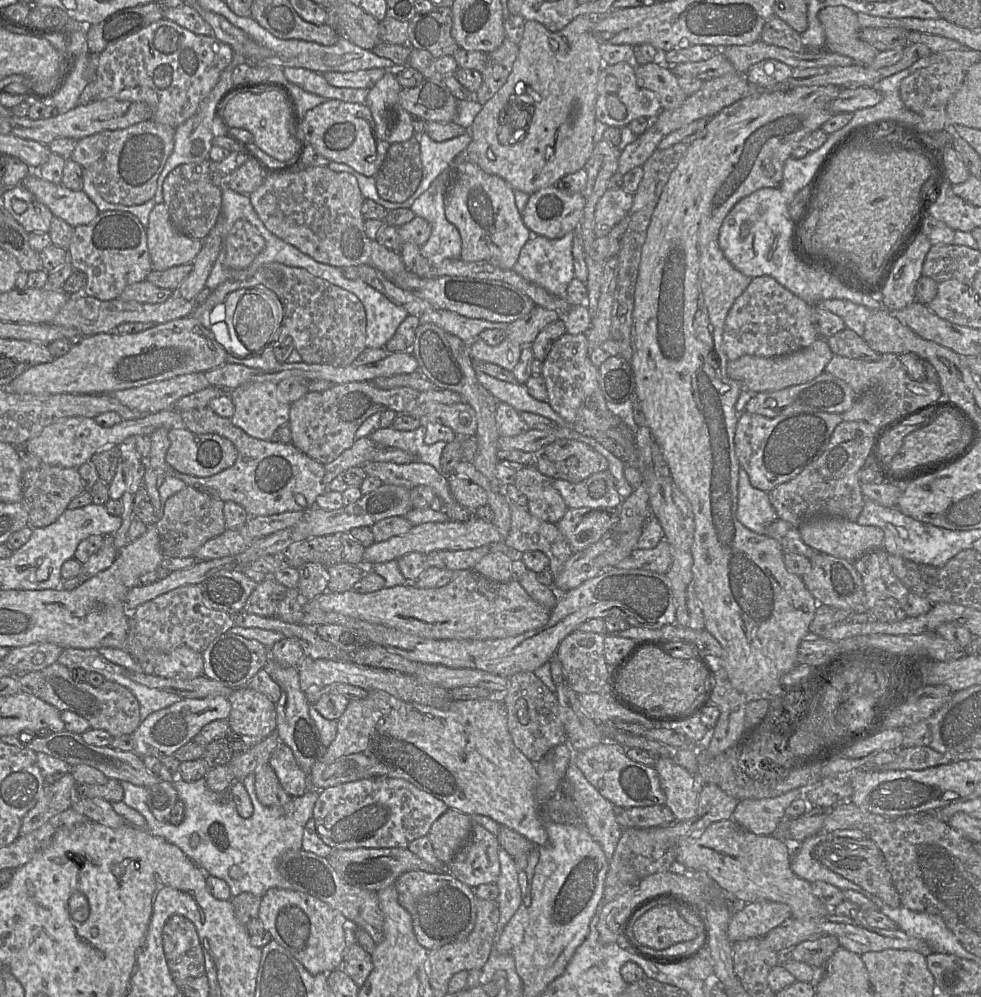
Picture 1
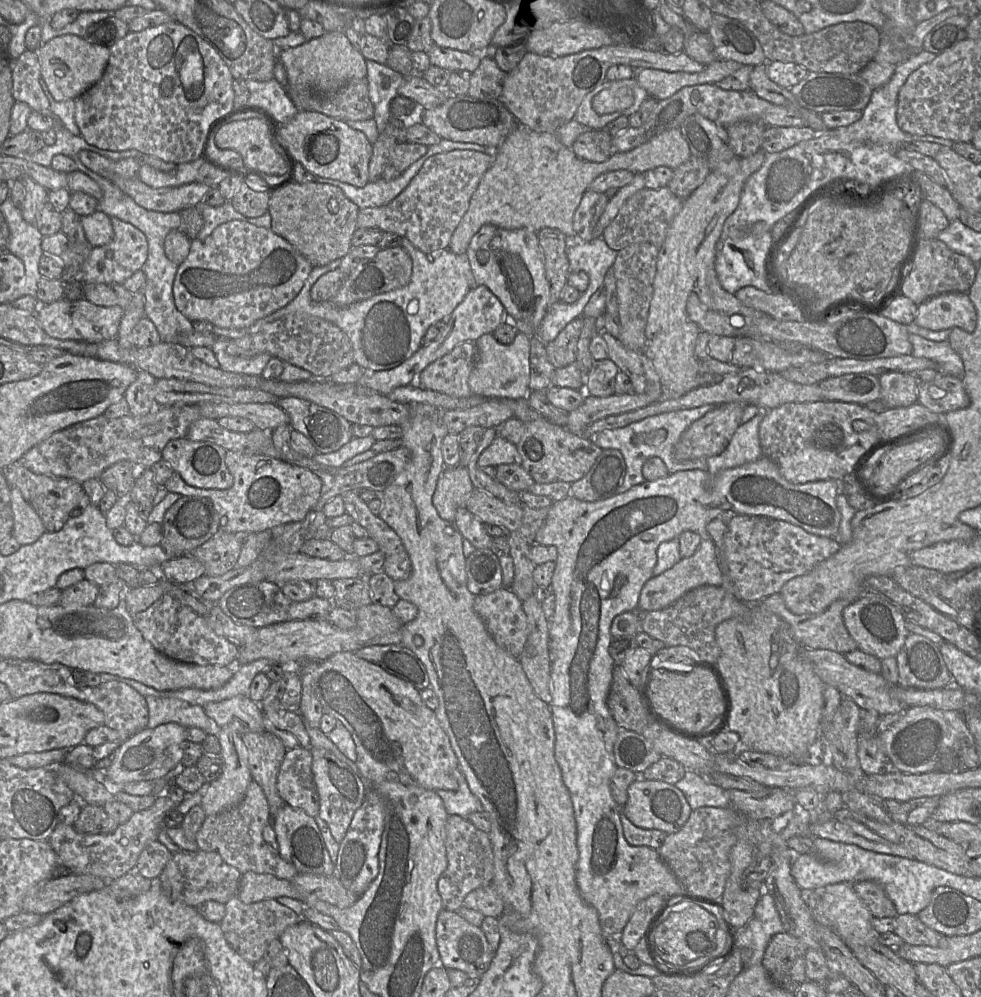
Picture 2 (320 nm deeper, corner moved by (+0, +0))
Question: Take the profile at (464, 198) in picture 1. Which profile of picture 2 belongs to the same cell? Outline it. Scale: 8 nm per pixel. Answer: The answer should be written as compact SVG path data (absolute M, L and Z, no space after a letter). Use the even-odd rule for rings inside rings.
M483 225L471 238L466 254L475 285L486 286L501 302L510 320L523 322L536 333L549 307L549 284L537 233Z

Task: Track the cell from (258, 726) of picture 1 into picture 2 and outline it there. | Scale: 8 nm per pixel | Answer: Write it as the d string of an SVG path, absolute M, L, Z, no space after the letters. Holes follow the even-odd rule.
M266 730L243 733L241 739L252 780L261 787L267 799L272 824L274 816L285 804L278 794L276 782L287 750L277 736Z

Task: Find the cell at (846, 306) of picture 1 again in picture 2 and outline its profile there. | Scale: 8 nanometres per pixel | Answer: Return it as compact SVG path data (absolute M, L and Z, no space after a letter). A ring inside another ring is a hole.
M910 333L909 341L912 344L911 355L926 358L936 362L940 373L962 378L964 364L961 357L952 349L948 340L936 342Z

